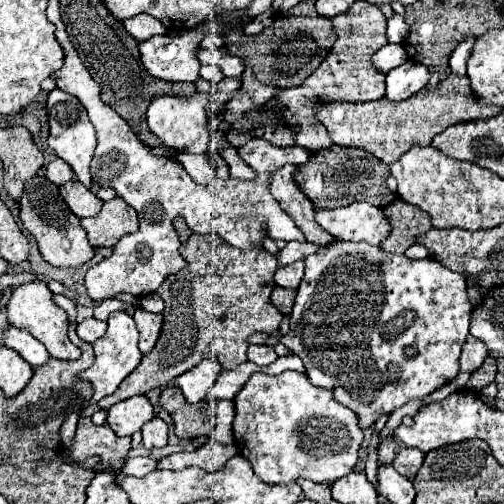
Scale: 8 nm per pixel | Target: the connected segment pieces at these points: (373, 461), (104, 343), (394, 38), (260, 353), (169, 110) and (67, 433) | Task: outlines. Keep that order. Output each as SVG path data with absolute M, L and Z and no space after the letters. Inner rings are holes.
M373 435L370 445L368 447L368 459L365 465L365 473L367 475L368 480L375 486L377 489L377 448L379 443L379 436Z
M123 310L121 312L113 312L109 316L107 324L109 324L109 328L107 328L105 336L93 342L93 348L95 348L95 364L89 370L85 370L85 372L79 374L81 378L89 380L93 384L93 388L95 388L95 394L93 394L93 398L91 398L89 404L99 402L103 396L113 394L119 388L119 384L123 382L123 378L127 378L137 368L137 364L143 358L143 354L137 348L139 332L137 332L135 320L129 314L125 314Z
M393 14L389 20L387 20L387 40L389 42L395 42L395 44L401 44L409 34L409 26L405 24L403 16L399 14Z
M249 344L247 348L247 358L259 366L267 366L271 362L277 360L277 354L271 346L265 346L265 344Z
M195 92L193 96L175 96L175 94L157 96L147 108L149 130L163 142L165 148L173 148L177 152L205 154L211 142L211 132L205 124L207 120L205 108L209 106L211 100L213 96L209 92Z
M71 414L61 426L61 442L71 444L73 434L75 434L75 426L77 426L77 414Z

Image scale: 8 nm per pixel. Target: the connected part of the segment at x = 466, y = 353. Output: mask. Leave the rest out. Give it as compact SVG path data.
M469 334L463 344L463 352L461 352L461 372L477 370L487 356L489 352L485 350L485 344L481 344L475 336Z

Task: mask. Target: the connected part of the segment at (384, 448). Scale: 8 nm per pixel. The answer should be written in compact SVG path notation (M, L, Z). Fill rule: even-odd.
M385 436L381 438L381 444L379 444L379 464L393 462L393 458L395 458L395 440L393 436Z

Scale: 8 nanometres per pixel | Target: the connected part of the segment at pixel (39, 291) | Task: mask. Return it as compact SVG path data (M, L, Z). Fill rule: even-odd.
M33 280L33 282L25 282L21 286L15 286L7 300L5 310L7 310L9 324L15 328L23 328L31 336L35 336L41 344L45 344L45 348L49 350L49 354L53 358L77 360L81 356L81 350L77 346L73 346L71 340L67 338L67 328L69 328L67 312L53 302L53 292L47 288L47 284L43 280Z

